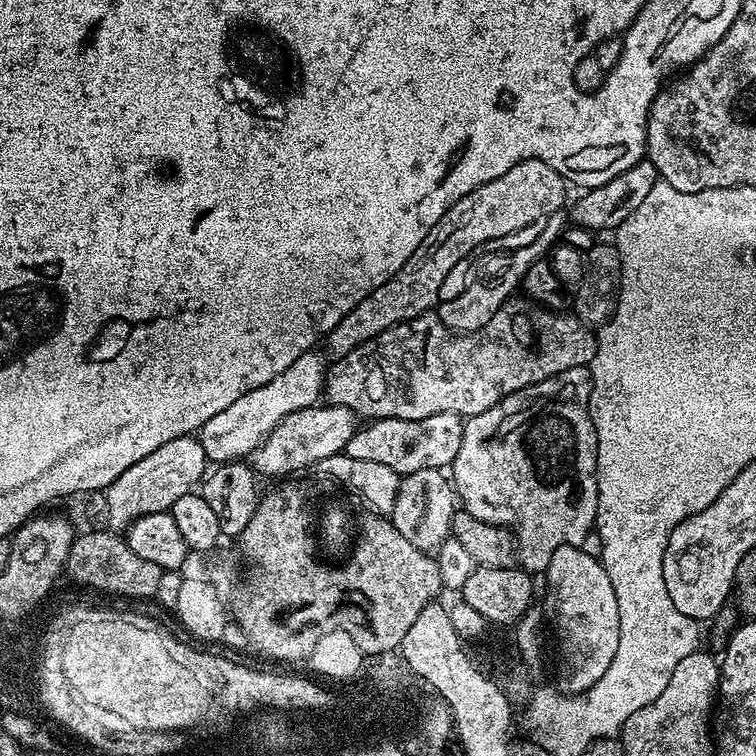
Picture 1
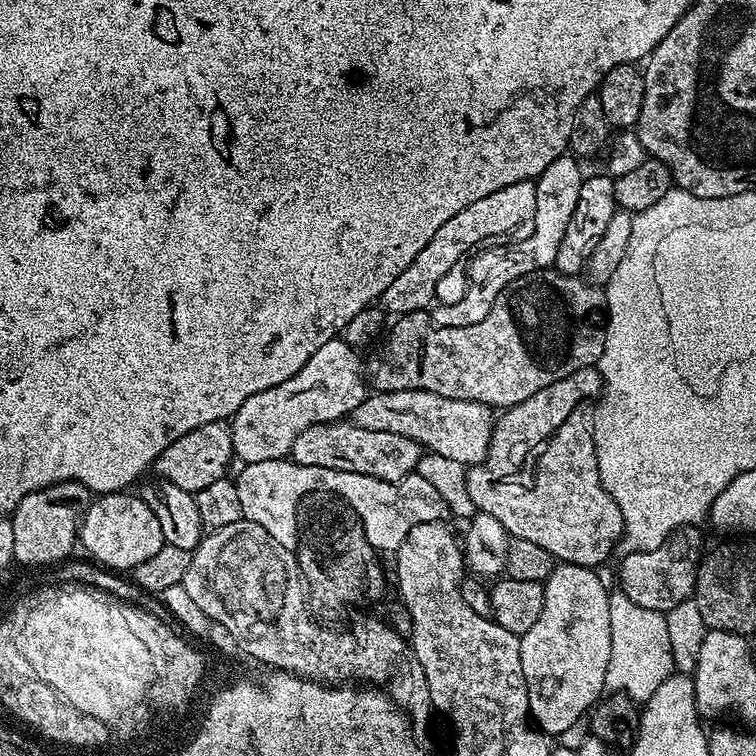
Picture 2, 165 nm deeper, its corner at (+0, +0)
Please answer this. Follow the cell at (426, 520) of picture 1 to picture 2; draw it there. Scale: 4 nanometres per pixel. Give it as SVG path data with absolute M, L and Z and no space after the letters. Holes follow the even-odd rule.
M443 521L415 524L396 549L396 578L402 604L408 600L416 600L416 604L432 604L432 600L456 604L456 600L462 600L460 584L466 576L463 549L446 525Z

